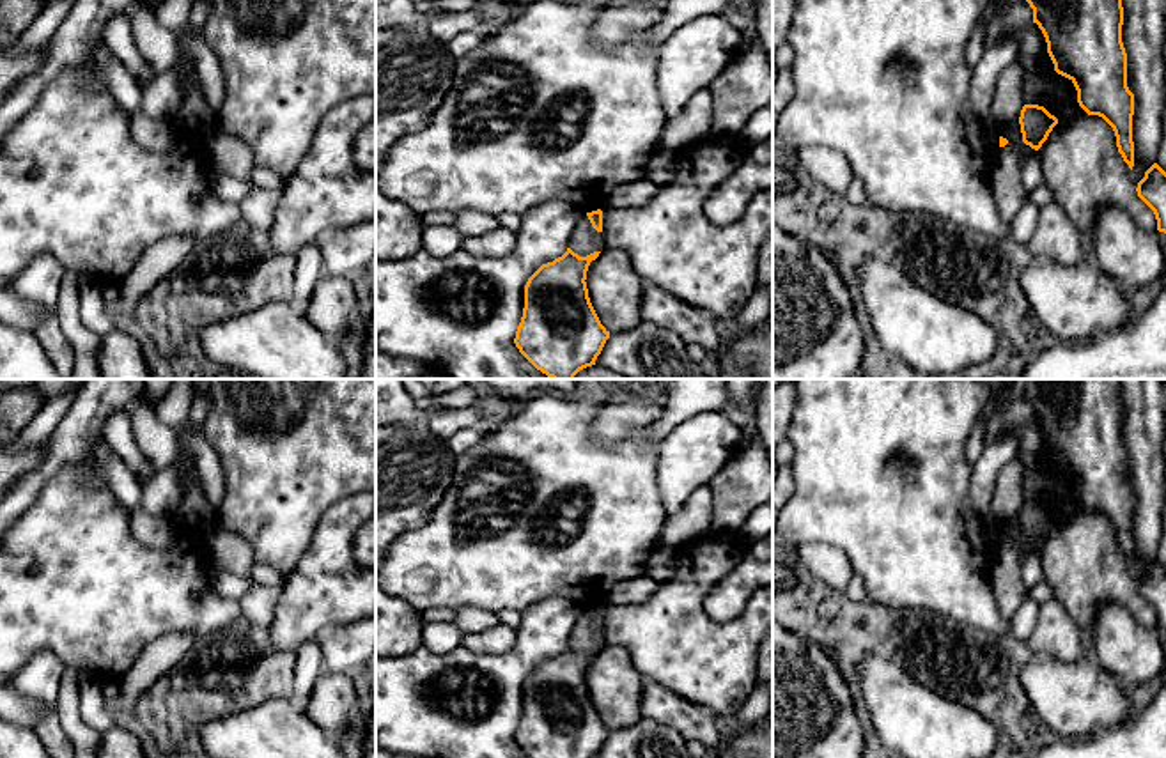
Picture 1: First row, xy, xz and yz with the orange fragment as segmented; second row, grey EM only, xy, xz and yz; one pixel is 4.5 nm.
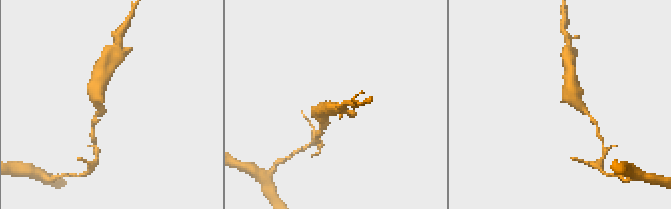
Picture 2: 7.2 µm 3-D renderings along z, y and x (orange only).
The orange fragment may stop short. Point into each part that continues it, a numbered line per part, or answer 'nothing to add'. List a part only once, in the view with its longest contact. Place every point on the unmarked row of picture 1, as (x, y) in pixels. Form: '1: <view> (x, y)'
nothing to add

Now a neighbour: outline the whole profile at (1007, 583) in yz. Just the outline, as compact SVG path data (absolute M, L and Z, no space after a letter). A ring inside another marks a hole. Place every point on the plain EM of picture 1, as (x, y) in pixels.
M1021 510L1012 521L994 528L998 533L1008 537L1005 544L996 547L991 567L992 592L996 595L998 609L1003 620L1012 620L1022 602L1026 586L1022 584L1021 576L1021 558L1024 553L1035 549L1035 545L1022 538L1019 514Z

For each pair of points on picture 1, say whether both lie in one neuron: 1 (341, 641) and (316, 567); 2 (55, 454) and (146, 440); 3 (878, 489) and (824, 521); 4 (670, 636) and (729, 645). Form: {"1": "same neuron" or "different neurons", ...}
{"1": "different neurons", "2": "same neuron", "3": "same neuron", "4": "same neuron"}

